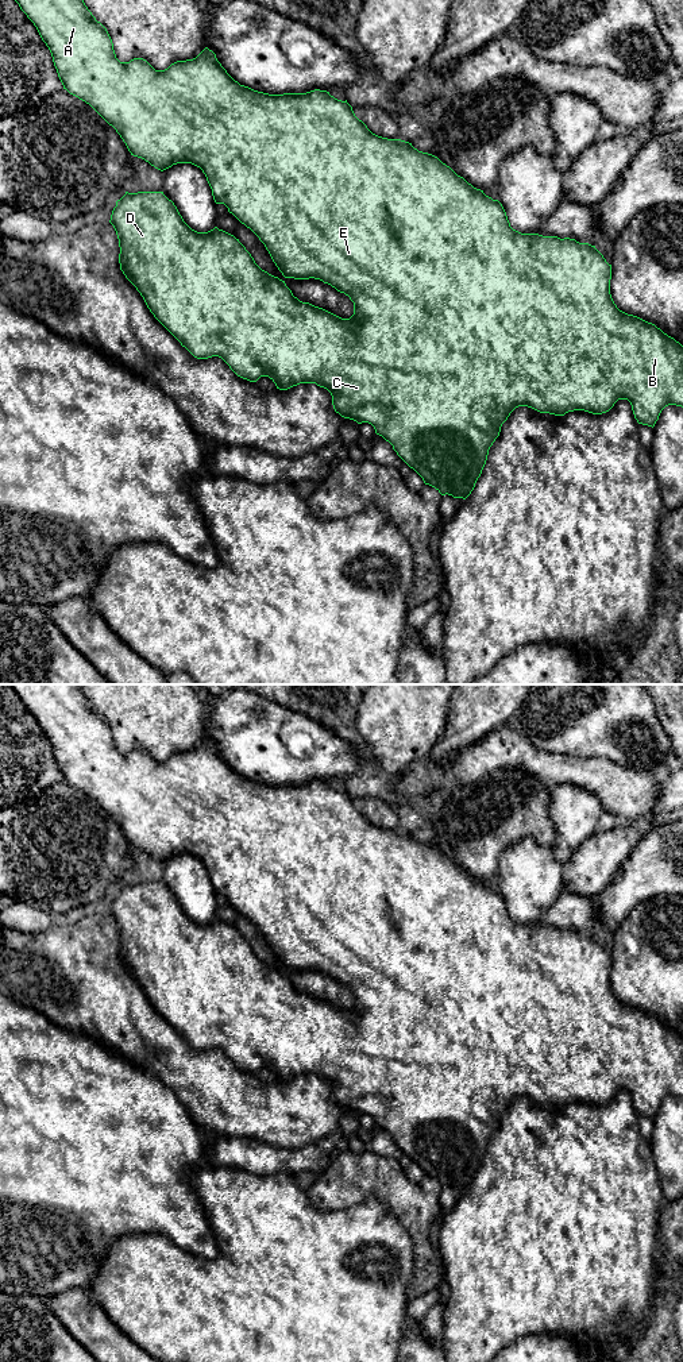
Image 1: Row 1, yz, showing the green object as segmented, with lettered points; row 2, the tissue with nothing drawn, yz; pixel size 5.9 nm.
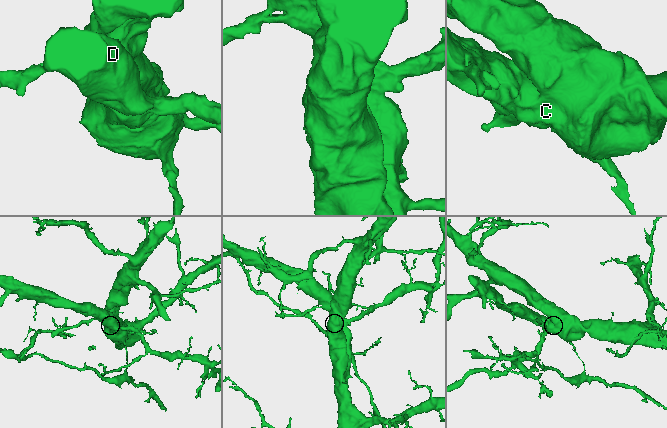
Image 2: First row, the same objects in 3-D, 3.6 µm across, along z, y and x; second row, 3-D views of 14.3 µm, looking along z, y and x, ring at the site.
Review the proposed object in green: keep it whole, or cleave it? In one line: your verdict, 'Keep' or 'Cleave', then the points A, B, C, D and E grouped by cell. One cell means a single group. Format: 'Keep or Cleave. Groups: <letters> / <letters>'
Keep. Groups: A B C D E

